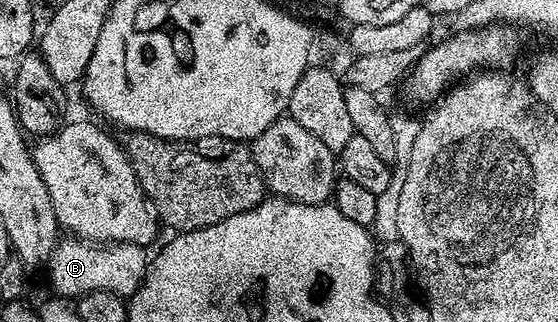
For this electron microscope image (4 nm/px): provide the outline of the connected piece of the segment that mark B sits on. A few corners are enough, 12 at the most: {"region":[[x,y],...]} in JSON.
{"region":[[62,238],[50,284],[62,298],[133,296],[149,264],[141,244]]}

